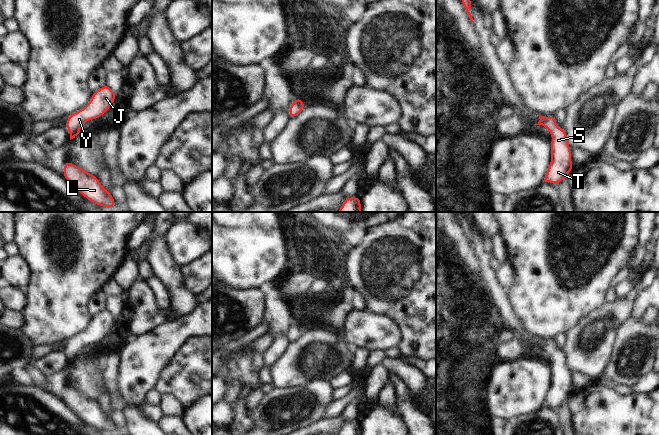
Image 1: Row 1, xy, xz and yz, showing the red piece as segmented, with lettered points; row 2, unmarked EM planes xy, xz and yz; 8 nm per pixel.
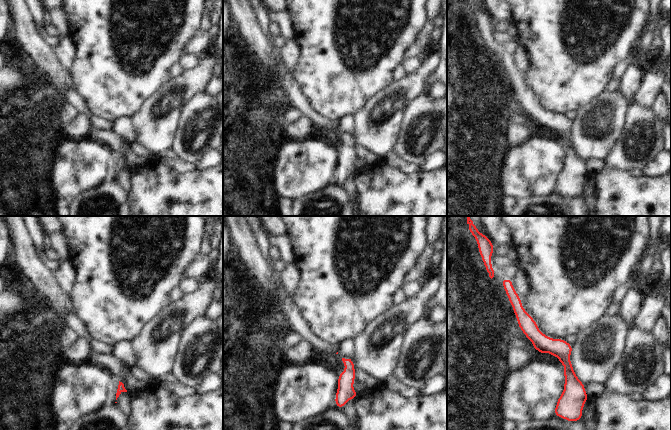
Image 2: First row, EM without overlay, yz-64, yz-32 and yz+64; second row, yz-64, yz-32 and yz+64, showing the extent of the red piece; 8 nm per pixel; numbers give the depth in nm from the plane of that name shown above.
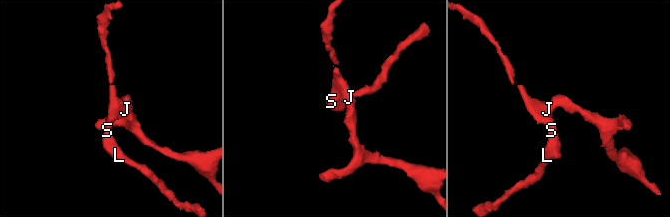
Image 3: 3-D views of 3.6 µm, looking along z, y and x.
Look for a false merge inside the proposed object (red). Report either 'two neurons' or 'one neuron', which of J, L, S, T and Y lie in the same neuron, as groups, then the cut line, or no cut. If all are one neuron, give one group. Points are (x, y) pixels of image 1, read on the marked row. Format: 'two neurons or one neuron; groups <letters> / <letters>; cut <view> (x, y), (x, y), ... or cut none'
one neuron; groups J L S T Y; cut none

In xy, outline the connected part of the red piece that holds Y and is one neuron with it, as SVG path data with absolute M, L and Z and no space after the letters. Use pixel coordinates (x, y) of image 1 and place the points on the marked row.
M106 84L93 92L91 100L81 110L67 117L66 128L70 140L80 135L80 128L93 119L100 118L114 103L116 93Z

